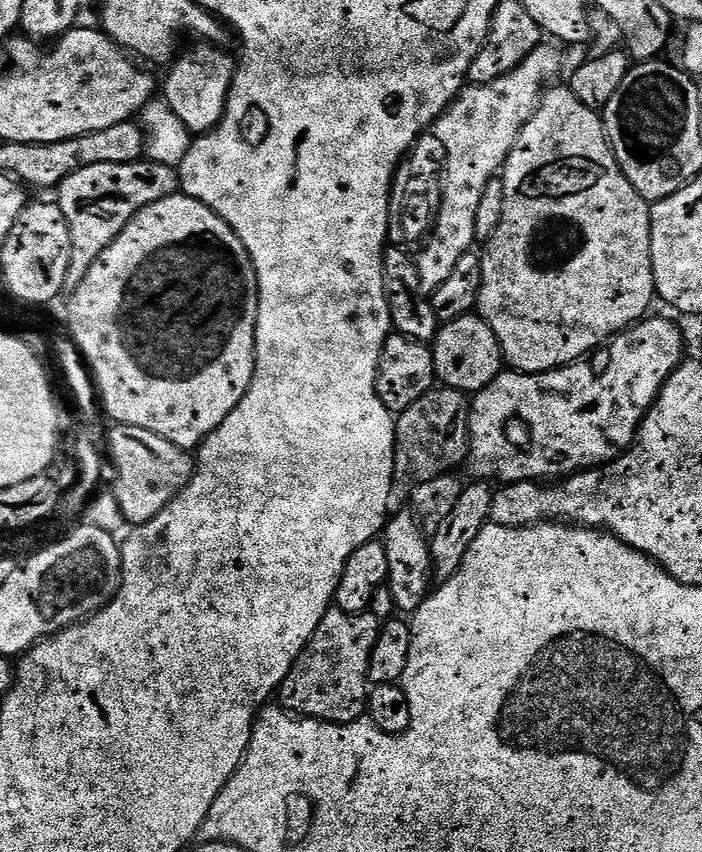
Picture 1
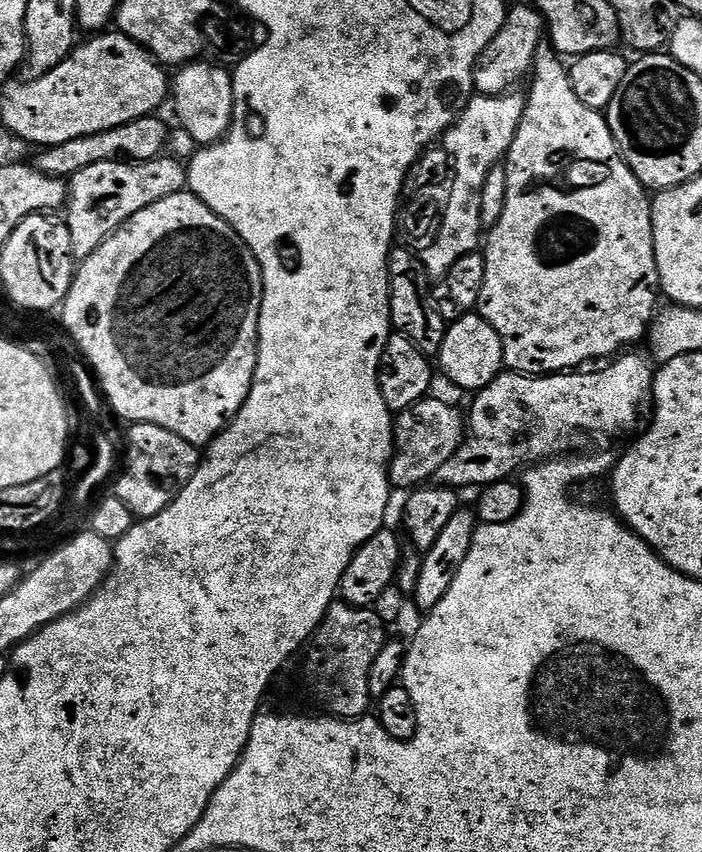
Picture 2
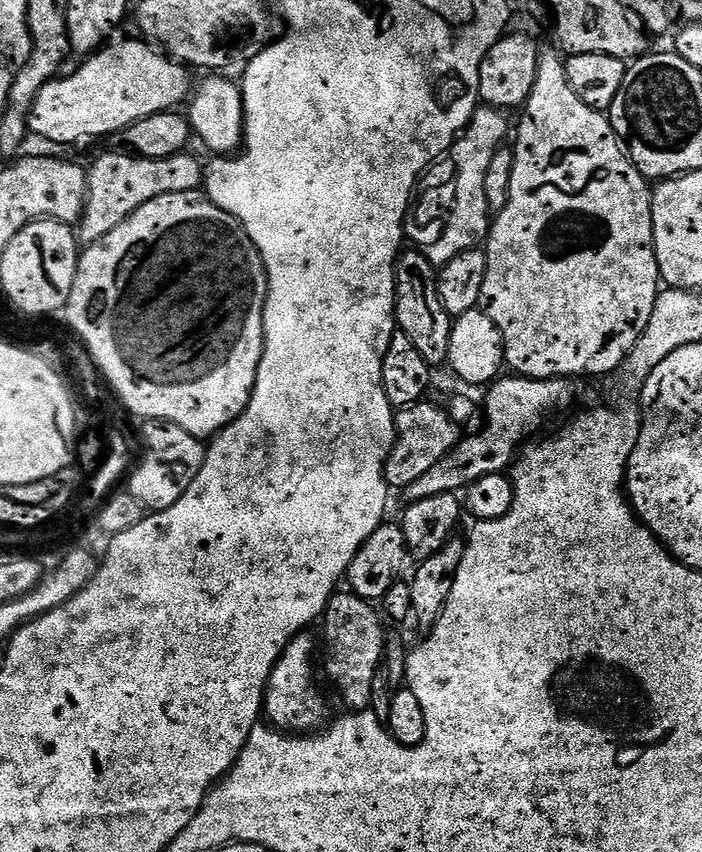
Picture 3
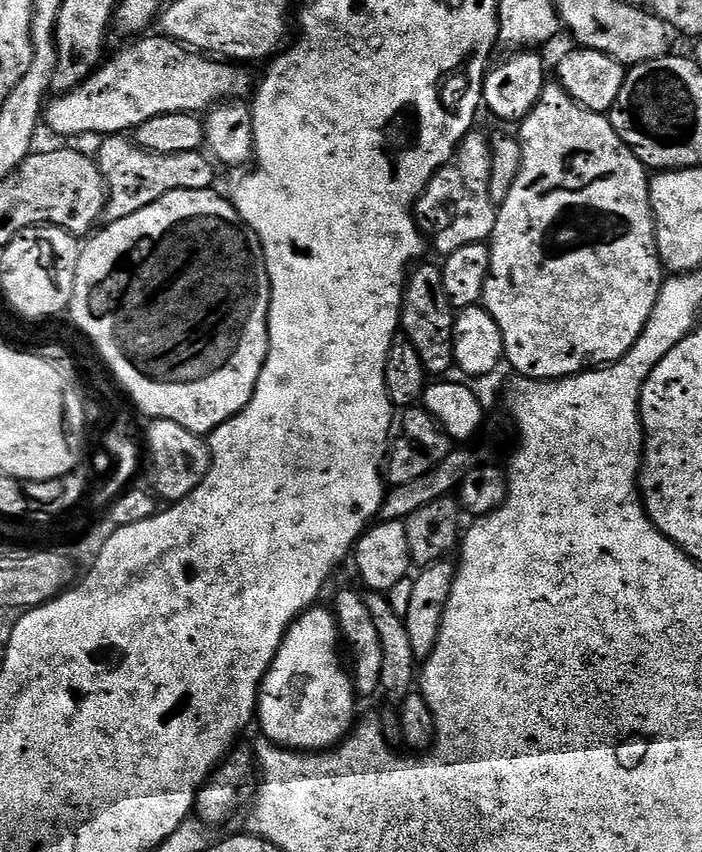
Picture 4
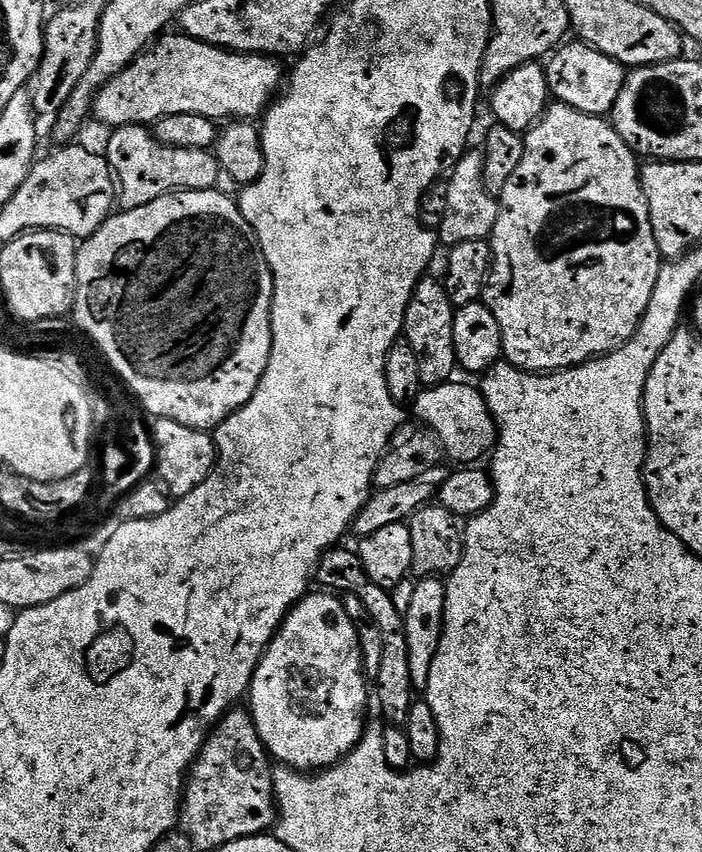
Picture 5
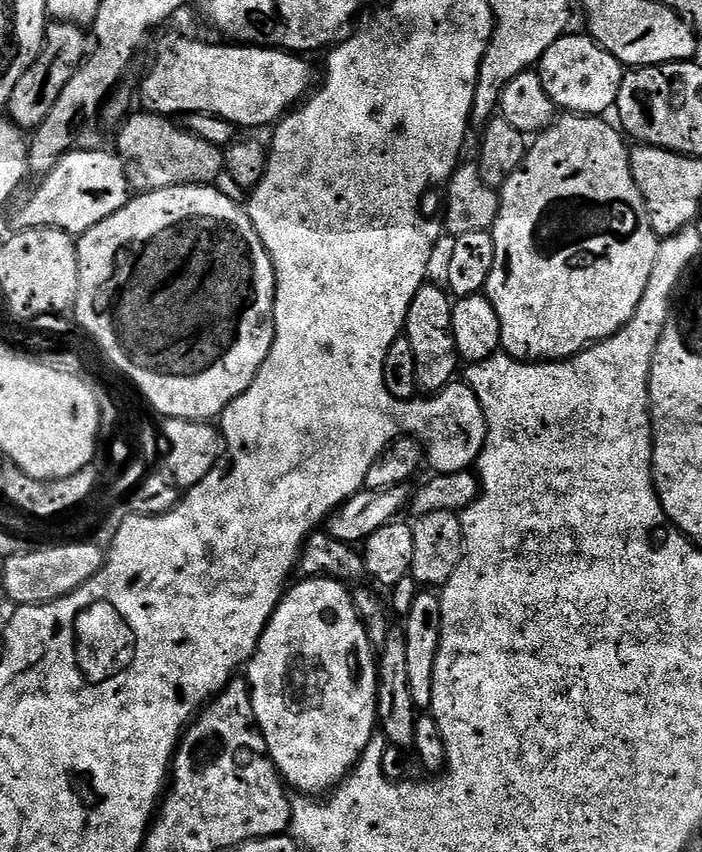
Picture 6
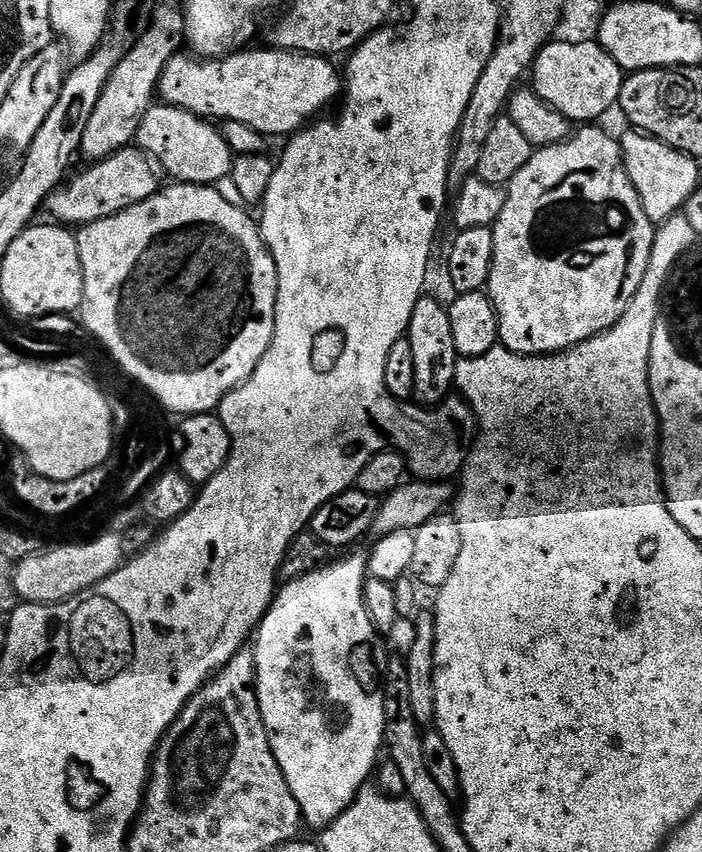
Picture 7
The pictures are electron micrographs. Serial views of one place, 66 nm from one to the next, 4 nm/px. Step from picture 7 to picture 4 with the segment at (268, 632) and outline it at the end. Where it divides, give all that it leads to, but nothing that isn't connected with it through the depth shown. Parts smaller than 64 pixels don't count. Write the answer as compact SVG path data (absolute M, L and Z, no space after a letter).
M313 606L307 612L303 612L300 617L294 621L288 628L288 633L284 635L282 646L278 646L274 662L270 666L270 670L264 676L264 680L260 683L260 698L258 701L258 724L260 720L260 728L264 731L263 735L272 743L277 744L280 748L286 748L294 752L323 752L332 750L337 747L353 731L352 715L356 712L356 703L358 697L356 689L352 687L352 678L347 667L340 665L339 652L342 652L342 637L340 634L340 624L336 621L335 611L331 607L320 608L321 606Z

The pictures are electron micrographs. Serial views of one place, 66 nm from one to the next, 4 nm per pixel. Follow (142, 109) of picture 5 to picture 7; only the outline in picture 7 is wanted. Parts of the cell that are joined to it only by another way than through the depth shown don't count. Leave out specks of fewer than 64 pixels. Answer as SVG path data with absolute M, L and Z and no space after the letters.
M249 47L219 58L172 56L160 79L159 99L165 104L190 110L196 116L220 116L221 121L242 122L266 138L291 137L313 118L319 117L323 113L320 111L336 95L336 99L341 95L342 76L336 73L332 65L335 63L329 57L267 47Z

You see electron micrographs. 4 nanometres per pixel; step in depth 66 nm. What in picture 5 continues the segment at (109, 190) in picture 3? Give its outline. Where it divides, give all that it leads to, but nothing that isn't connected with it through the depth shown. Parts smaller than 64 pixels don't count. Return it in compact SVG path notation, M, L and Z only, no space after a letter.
M127 124L115 129L108 140L108 165L116 177L118 204L125 212L146 206L170 192L211 192L218 182L220 164L209 150L175 148L158 142L153 129Z

